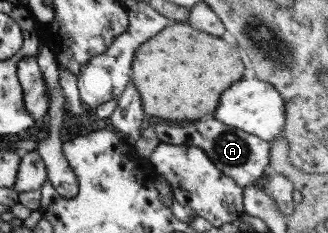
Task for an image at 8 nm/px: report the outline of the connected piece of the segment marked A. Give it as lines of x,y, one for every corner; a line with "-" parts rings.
208,115
208,119
200,119
190,122
186,127
176,125
155,124
152,129
161,143
170,145
185,144
200,148
212,161
212,165
222,172
226,177
230,177
241,188
252,186
260,176
264,175
264,167
268,164
269,143
262,141
259,137
244,133
218,121

